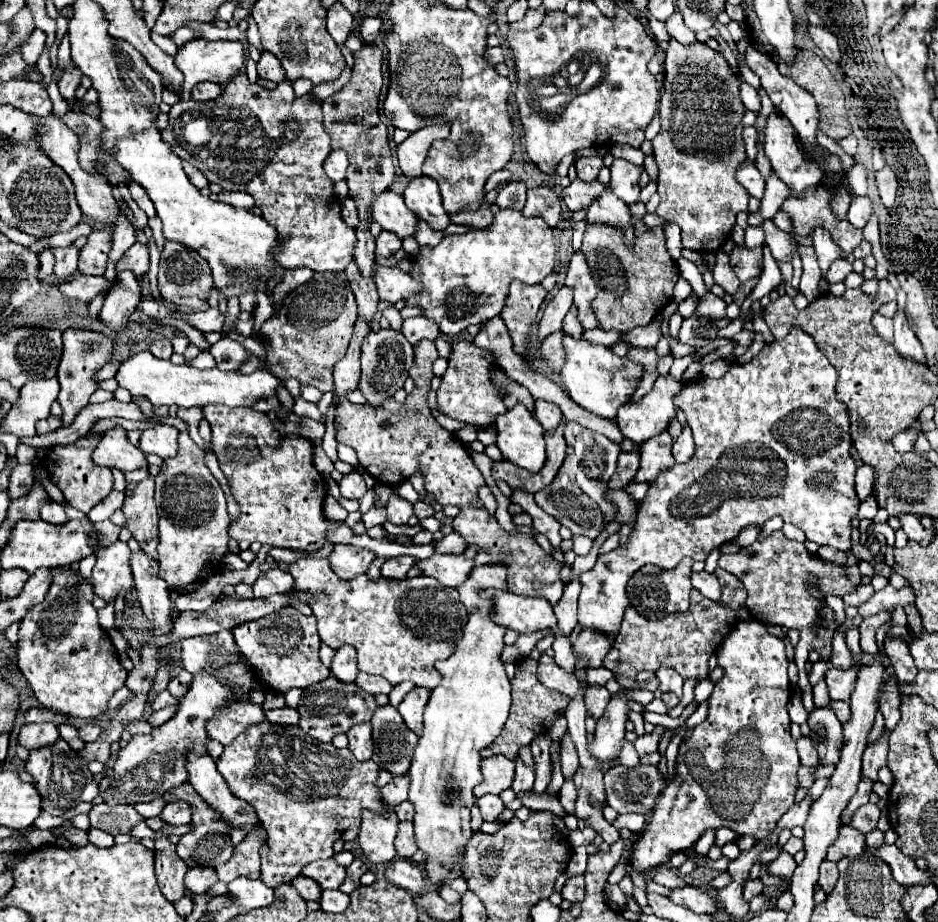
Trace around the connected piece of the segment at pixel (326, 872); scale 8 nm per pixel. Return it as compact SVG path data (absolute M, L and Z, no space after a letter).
M324 859L324 861L312 861L312 865L306 865L302 869L302 875L318 881L322 889L338 889L346 877L346 871L344 867L336 865L334 859Z

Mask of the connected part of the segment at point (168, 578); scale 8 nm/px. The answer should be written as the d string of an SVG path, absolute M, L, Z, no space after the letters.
M180 433L178 453L166 459L156 475L156 505L160 517L160 541L158 541L158 565L160 577L170 585L190 585L198 579L210 579L212 567L220 567L222 557L228 553L228 525L226 497L218 479L204 465L202 449Z

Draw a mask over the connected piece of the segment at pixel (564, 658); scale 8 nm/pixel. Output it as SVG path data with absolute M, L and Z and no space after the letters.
M556 633L556 639L554 639L554 661L566 669L566 671L572 671L576 661L574 661L574 655L572 655L572 645L570 645L570 637L564 635L564 633Z

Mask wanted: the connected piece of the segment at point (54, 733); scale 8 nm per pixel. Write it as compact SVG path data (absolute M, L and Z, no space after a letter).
M30 723L20 729L18 739L26 749L38 749L58 739L58 727L52 723Z

